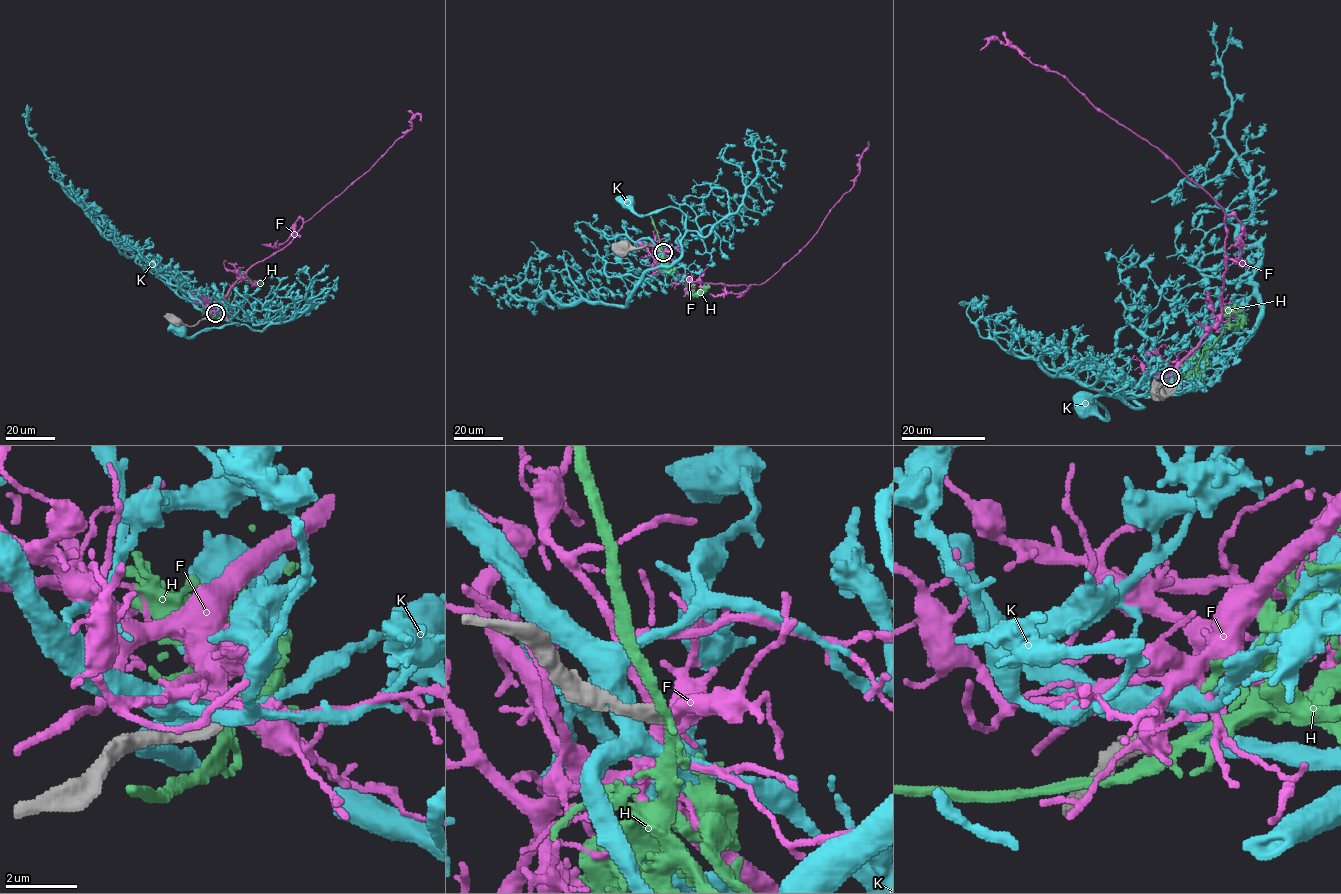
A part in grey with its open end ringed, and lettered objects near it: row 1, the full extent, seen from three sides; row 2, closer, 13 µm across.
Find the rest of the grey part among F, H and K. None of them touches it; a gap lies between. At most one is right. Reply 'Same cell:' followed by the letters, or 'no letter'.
Same cell: no letter

